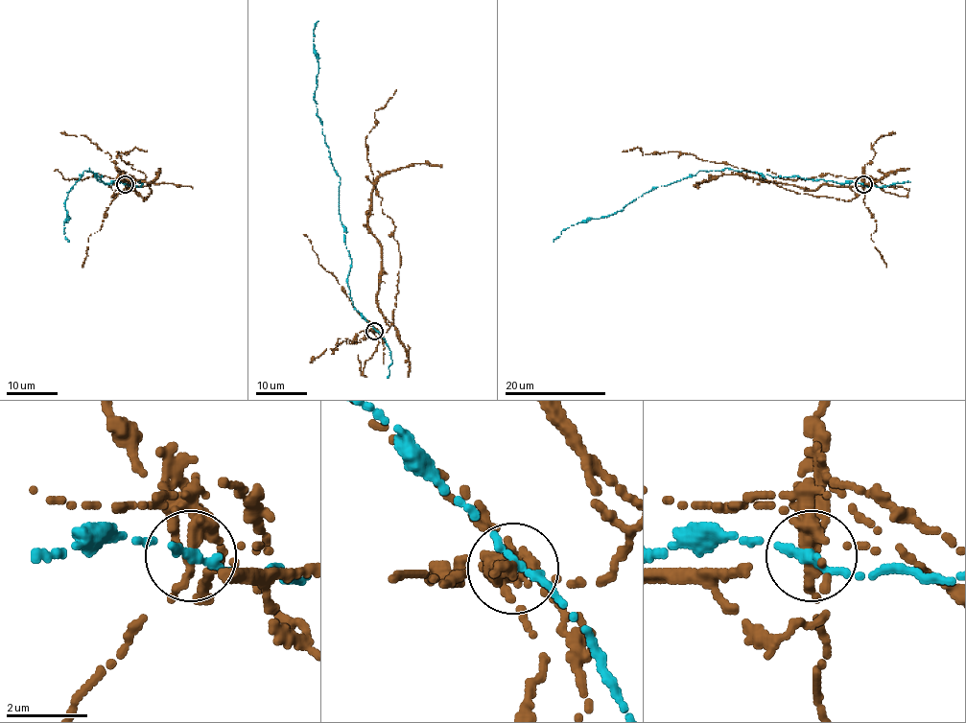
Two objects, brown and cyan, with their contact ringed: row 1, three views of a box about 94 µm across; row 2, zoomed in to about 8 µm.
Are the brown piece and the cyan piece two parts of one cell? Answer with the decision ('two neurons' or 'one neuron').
two neurons

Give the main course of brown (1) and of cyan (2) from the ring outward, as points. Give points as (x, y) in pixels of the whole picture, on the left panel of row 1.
1: (125, 184), (129, 182), (144, 200), (149, 196), (144, 173), (116, 151), (126, 154), (135, 148), (147, 151)
2: (125, 184), (98, 180), (102, 175), (84, 171), (64, 202), (69, 242)

